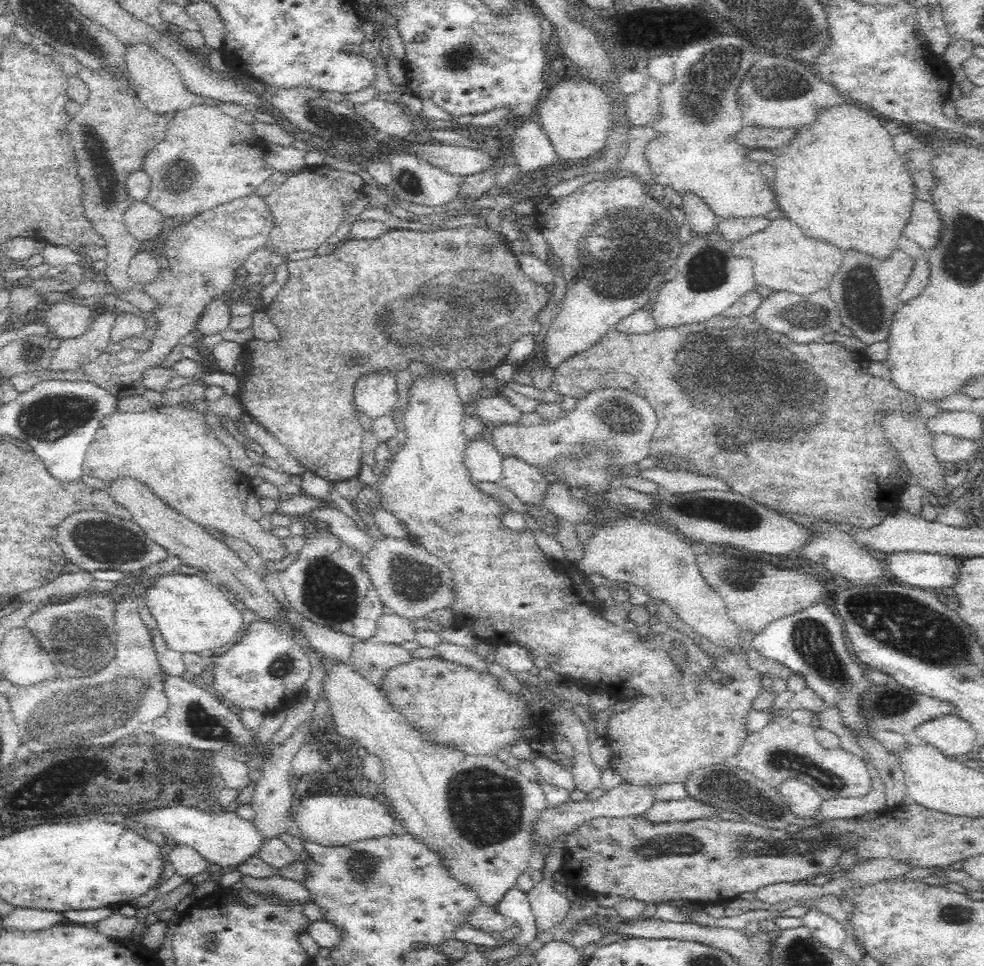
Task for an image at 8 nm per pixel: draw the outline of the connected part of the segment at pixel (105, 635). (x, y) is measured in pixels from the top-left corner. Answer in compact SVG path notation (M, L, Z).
M89 590L75 592L74 595L44 600L27 619L27 627L40 641L41 647L47 652L57 674L61 678L82 676L92 670L100 670L111 661L117 647L117 634L115 628L104 626L104 622L94 616L84 616L68 610L68 602L72 606L72 599L76 596L86 596Z

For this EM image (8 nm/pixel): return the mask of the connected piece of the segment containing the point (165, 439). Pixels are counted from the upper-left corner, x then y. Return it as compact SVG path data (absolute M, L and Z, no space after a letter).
M204 397L190 403L190 406L160 406L146 412L116 412L104 418L96 429L83 456L83 473L101 480L132 475L152 488L166 504L197 525L210 526L226 537L232 536L248 542L264 561L280 562L288 555L288 548L281 538L276 537L272 531L266 532L246 515L245 501L251 492L249 474L242 474L232 466L228 445L216 435L214 424L210 424L208 418L212 418L212 415Z

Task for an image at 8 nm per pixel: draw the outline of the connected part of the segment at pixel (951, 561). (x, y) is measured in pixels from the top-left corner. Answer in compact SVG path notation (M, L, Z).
M902 552L889 554L885 568L890 578L906 586L953 588L960 563L960 559L948 555Z

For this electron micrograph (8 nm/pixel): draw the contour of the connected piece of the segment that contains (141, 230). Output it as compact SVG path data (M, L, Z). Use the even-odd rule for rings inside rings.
M145 200L132 202L123 214L125 227L139 241L155 239L165 228L163 219Z

